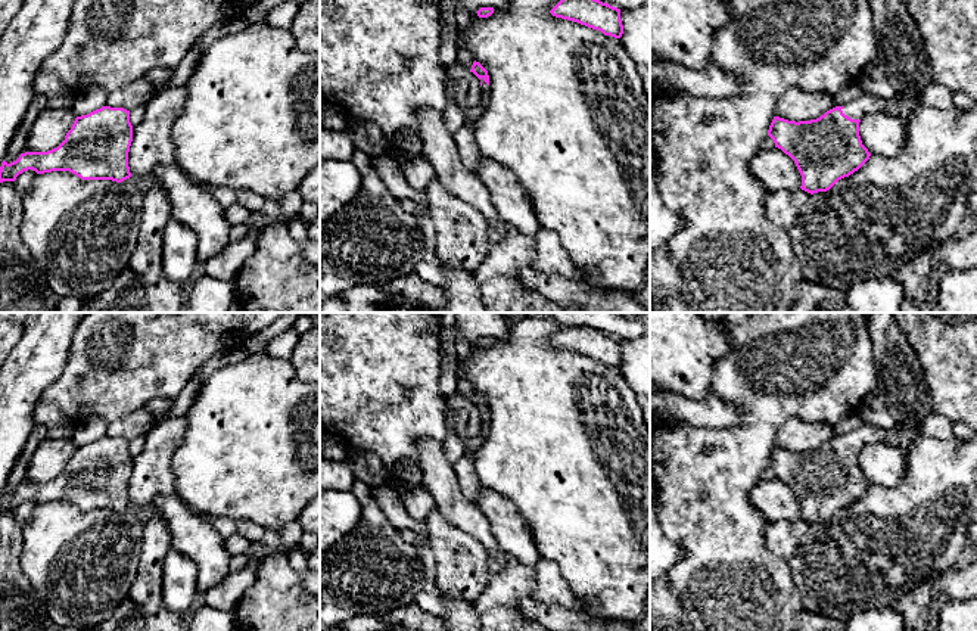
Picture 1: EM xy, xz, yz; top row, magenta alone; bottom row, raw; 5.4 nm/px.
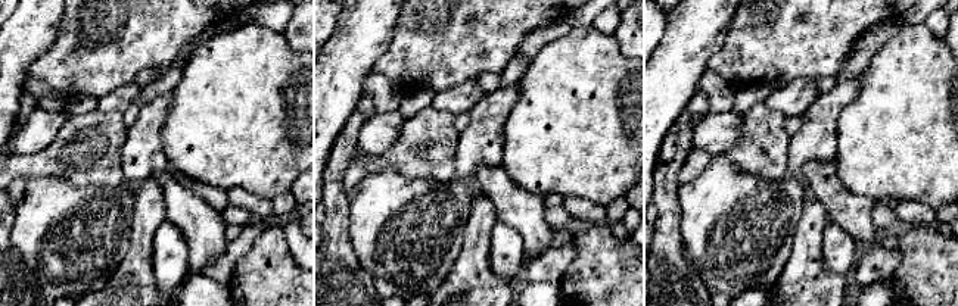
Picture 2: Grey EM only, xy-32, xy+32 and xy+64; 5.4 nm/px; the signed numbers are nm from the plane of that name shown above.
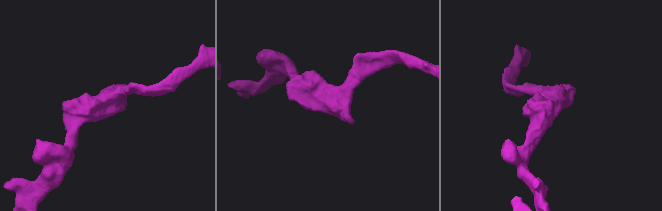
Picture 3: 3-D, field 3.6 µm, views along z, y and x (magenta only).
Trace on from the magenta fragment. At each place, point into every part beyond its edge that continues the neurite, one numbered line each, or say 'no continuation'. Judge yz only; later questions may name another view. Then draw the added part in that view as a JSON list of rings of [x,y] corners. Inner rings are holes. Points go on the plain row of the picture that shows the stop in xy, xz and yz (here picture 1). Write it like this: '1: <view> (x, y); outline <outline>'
1: yz (865, 434); outline [[[862,423],[856,430],[849,432],[843,436],[843,444],[852,450],[862,450],[869,442],[884,442],[884,439],[894,430],[915,430],[920,433],[921,425],[915,423],[896,423],[893,429],[884,430],[871,425]]]

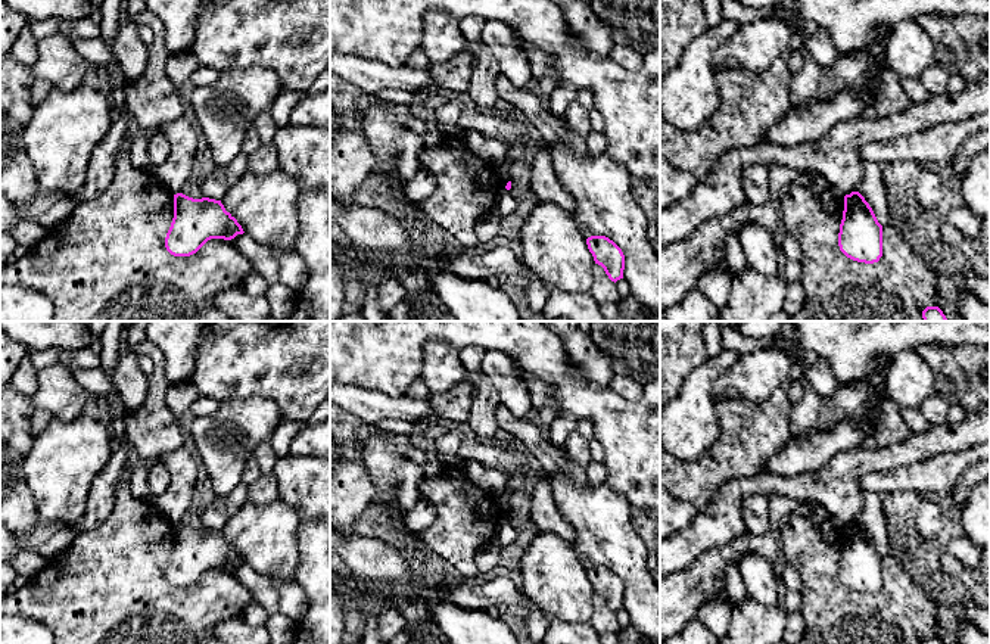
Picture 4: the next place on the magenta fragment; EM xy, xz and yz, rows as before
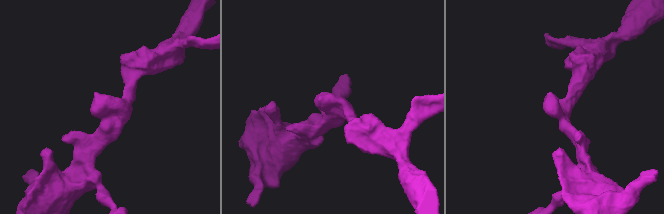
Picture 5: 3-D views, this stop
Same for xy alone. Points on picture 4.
no continuation

